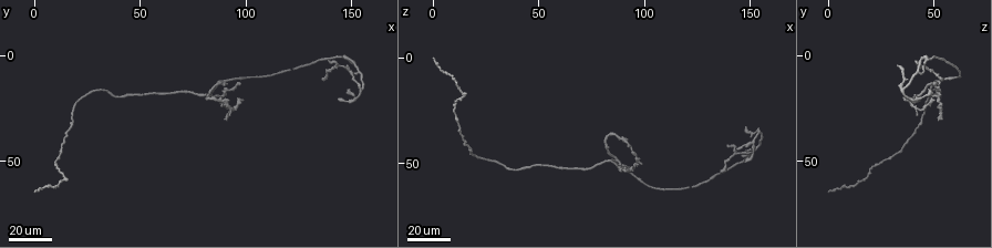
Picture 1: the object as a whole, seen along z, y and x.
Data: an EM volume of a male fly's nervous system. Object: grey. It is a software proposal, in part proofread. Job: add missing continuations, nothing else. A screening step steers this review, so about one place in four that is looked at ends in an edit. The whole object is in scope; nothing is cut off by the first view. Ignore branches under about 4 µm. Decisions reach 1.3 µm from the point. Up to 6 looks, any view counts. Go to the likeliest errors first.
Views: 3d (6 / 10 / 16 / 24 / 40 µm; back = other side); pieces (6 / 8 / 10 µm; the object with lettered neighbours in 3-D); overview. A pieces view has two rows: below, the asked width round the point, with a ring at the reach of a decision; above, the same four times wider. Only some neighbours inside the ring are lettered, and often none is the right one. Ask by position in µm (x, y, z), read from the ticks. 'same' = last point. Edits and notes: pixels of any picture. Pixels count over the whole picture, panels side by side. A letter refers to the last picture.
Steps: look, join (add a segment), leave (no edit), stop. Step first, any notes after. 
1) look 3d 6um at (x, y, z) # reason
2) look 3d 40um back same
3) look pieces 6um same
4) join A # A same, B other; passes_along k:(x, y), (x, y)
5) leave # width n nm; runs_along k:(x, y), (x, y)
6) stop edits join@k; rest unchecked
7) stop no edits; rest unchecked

look 3d 24um at (99, 21, 50) # free end

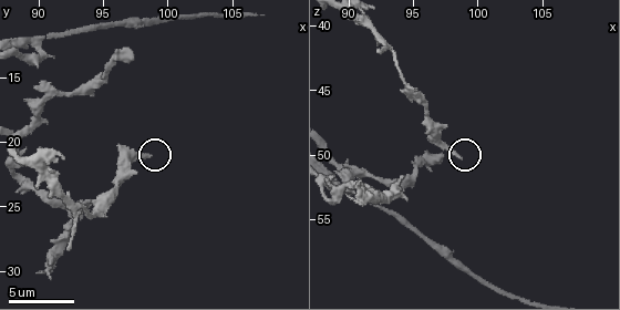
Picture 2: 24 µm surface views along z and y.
look pieces 10um at (98.6, 21.0, 50.0)

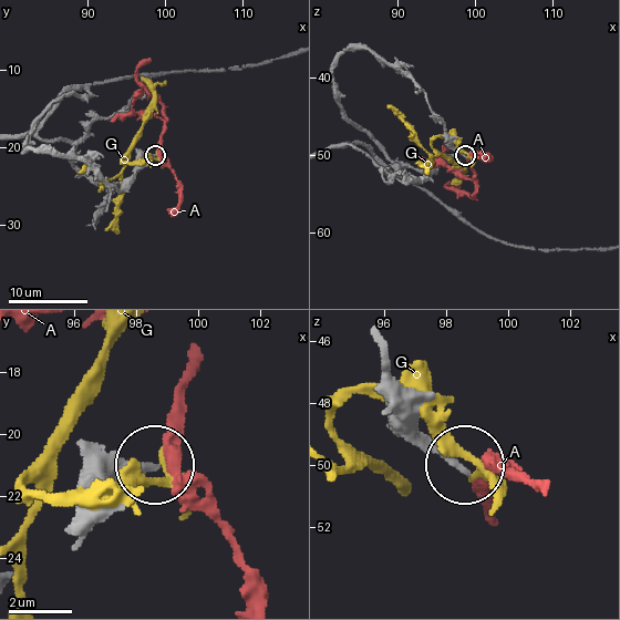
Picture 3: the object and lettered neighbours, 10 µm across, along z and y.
leave # width 200 nm; A other, G other; runs_along 3:(380, 374), (388, 399), (456, 460); no lettered segment goes on from it

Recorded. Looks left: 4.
look 3d 40um at (137, 11, 54) # end of a long branch

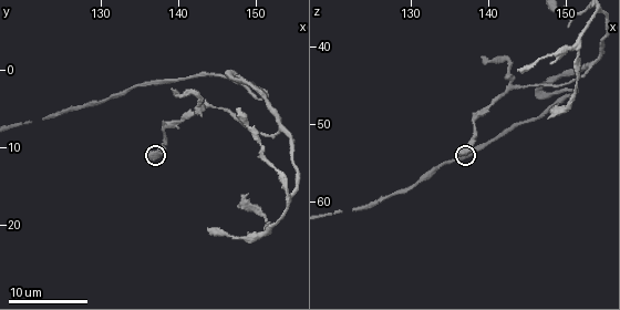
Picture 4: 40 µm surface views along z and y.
look pieces 8um at (136.0, 11.0, 53.5) # what lies round it

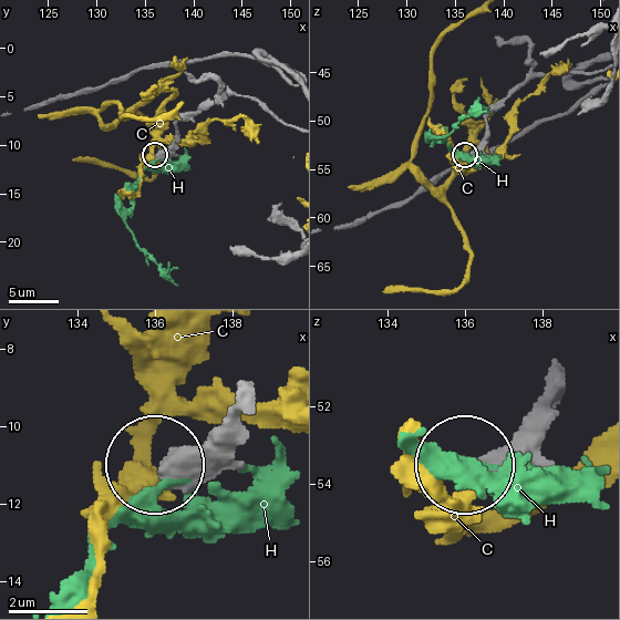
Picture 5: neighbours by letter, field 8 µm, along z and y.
leave # C other, H other; none of them fits

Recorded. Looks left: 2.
look pieces 6um at (97.0, 13.4, 50.2) # branch stops here

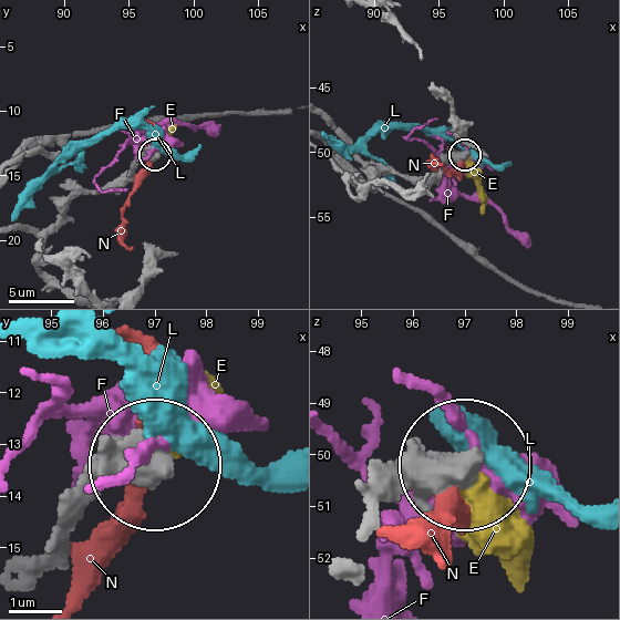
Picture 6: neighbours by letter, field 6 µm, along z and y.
leave # E other, F other, L other, N other; runs_along 6:(375, 507), (455, 467); no lettered segment goes on from it

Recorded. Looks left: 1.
stop no edits; rest unchecked

